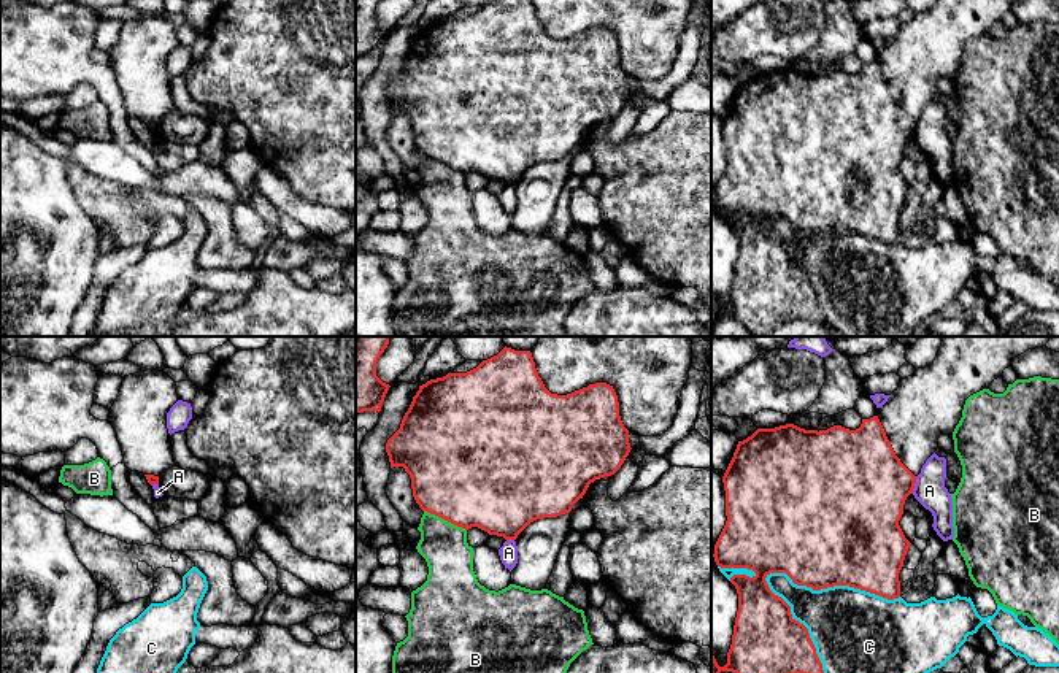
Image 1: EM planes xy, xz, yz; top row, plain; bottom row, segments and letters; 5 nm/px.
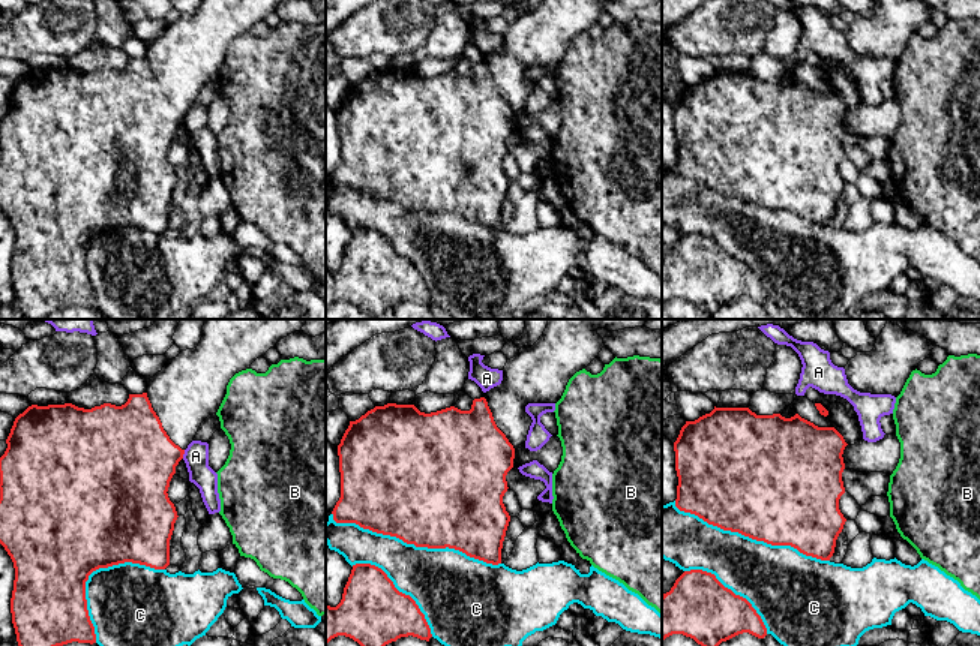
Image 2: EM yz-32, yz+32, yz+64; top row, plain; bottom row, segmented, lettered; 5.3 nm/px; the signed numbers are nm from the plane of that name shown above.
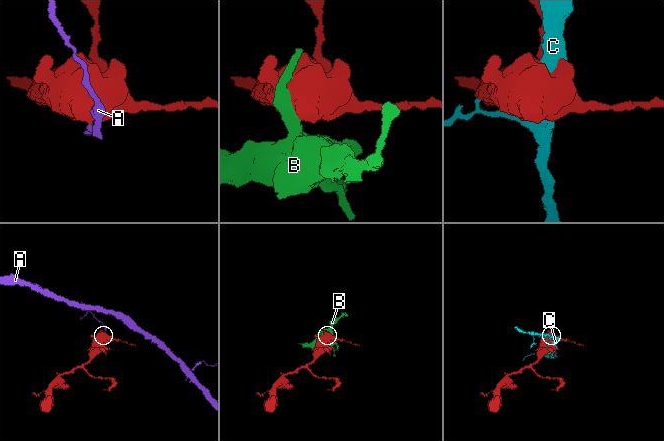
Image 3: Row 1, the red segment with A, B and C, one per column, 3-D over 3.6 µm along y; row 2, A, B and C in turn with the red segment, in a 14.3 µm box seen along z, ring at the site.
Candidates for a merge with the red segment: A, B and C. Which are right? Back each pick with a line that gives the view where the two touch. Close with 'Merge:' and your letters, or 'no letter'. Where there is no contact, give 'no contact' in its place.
Merge: no letter

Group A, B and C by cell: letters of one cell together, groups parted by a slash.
A / B / C

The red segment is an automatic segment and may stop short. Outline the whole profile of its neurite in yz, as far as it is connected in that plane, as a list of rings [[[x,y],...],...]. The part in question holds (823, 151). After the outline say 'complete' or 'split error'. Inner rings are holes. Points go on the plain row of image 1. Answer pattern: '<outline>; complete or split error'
[[[937,0],[935,5],[899,29],[878,59],[862,63],[856,75],[834,70],[827,75],[805,75],[794,68],[775,73],[757,73],[738,86],[734,102],[722,121],[726,135],[726,170],[714,189],[714,206],[721,213],[748,213],[756,219],[734,219],[730,227],[738,238],[738,256],[734,270],[727,308],[719,311],[711,297],[711,324],[721,316],[740,321],[754,336],[768,336],[778,325],[805,319],[824,322],[822,308],[808,273],[795,265],[791,251],[775,240],[765,222],[786,217],[794,229],[821,235],[849,230],[888,244],[900,241],[899,217],[910,186],[899,165],[903,149],[913,138],[916,121],[926,105],[937,95],[942,79],[953,79],[962,62],[965,44],[991,30],[1018,0]]]; split error

